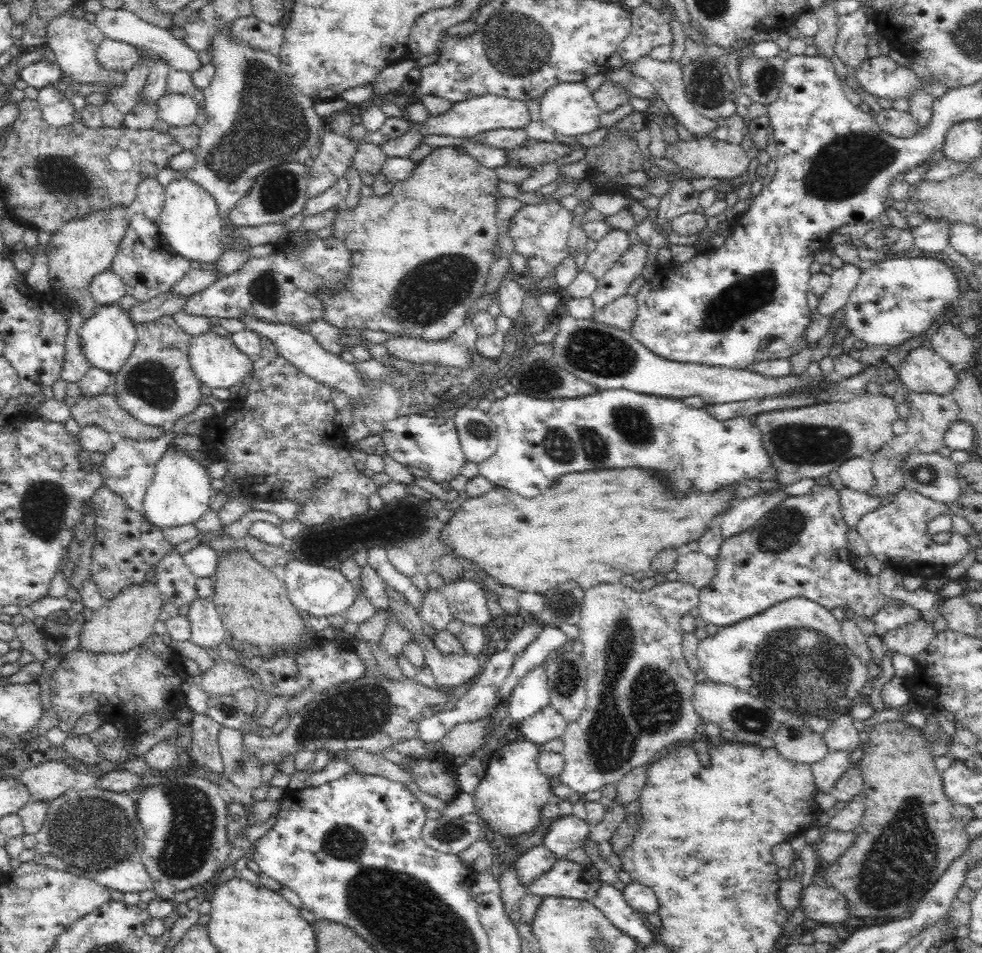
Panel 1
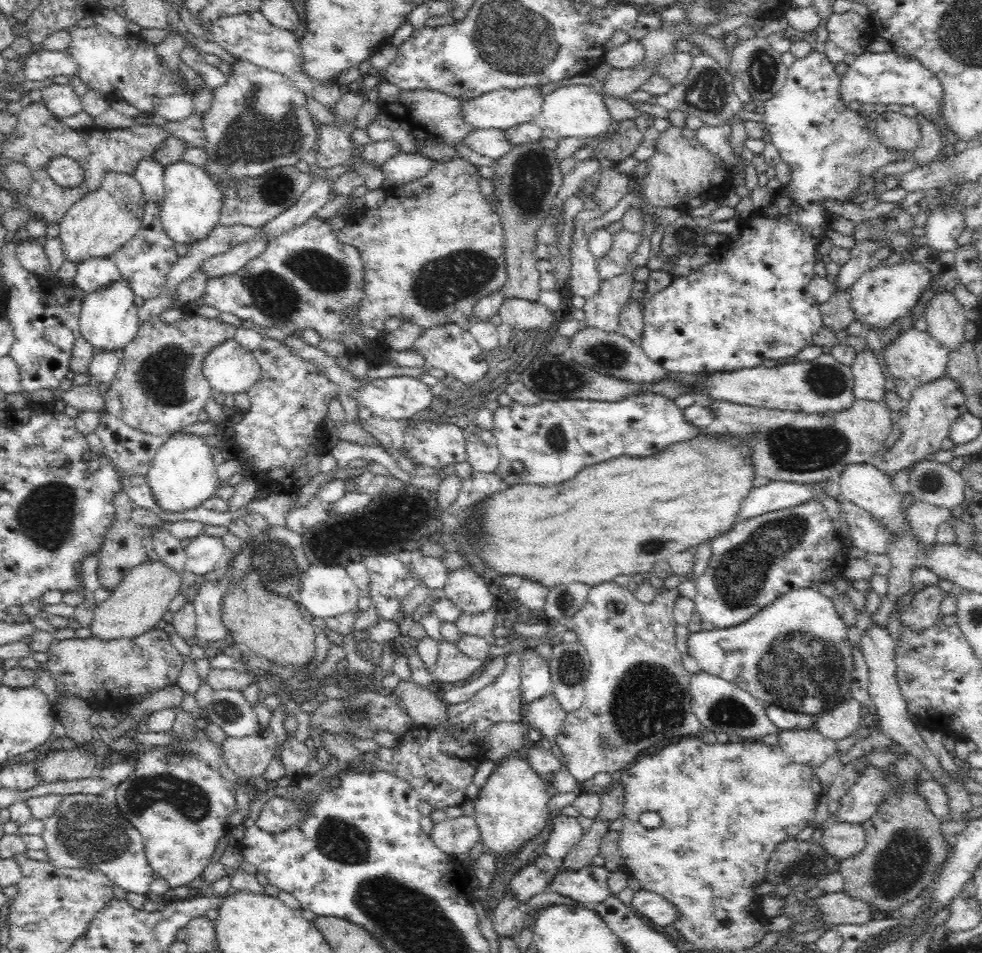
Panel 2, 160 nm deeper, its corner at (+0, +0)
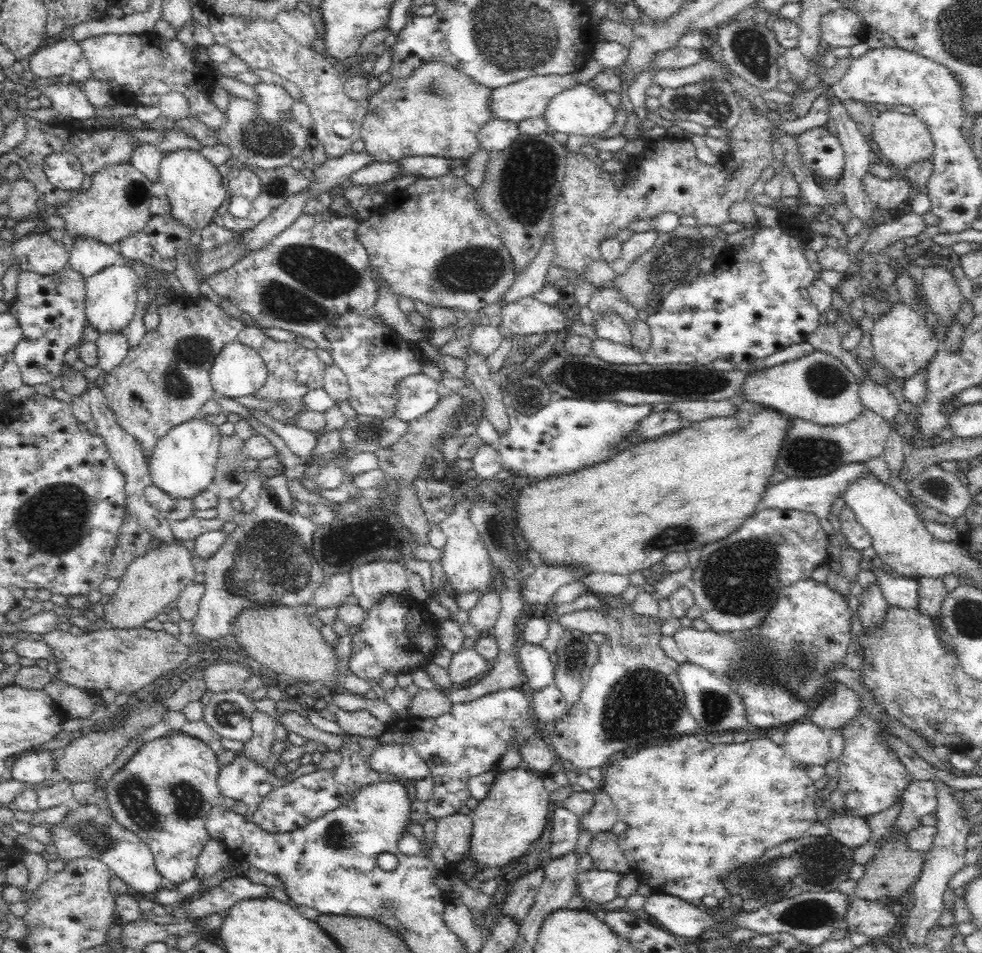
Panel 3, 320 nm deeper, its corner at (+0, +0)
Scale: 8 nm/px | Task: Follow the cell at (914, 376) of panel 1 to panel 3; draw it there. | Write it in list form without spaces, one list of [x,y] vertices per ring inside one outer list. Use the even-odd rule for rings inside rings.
[[[904,301],[892,304],[880,319],[876,319],[870,335],[876,359],[897,378],[910,378],[925,365],[929,365],[941,350],[941,343],[933,338],[933,333],[923,318]]]

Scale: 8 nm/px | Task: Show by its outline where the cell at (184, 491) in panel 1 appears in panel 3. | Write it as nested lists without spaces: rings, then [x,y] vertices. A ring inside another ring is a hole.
[[[202,412],[192,416],[192,420],[176,424],[154,447],[149,470],[153,484],[176,500],[192,498],[211,488],[222,437],[219,426],[208,422]]]

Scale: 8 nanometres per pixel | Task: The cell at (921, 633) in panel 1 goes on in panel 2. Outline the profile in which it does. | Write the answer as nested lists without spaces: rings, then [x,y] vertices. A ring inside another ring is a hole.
[[[938,585],[926,586],[912,596],[912,601],[901,611],[902,625],[912,630],[924,630],[940,622],[940,603],[945,593]]]

